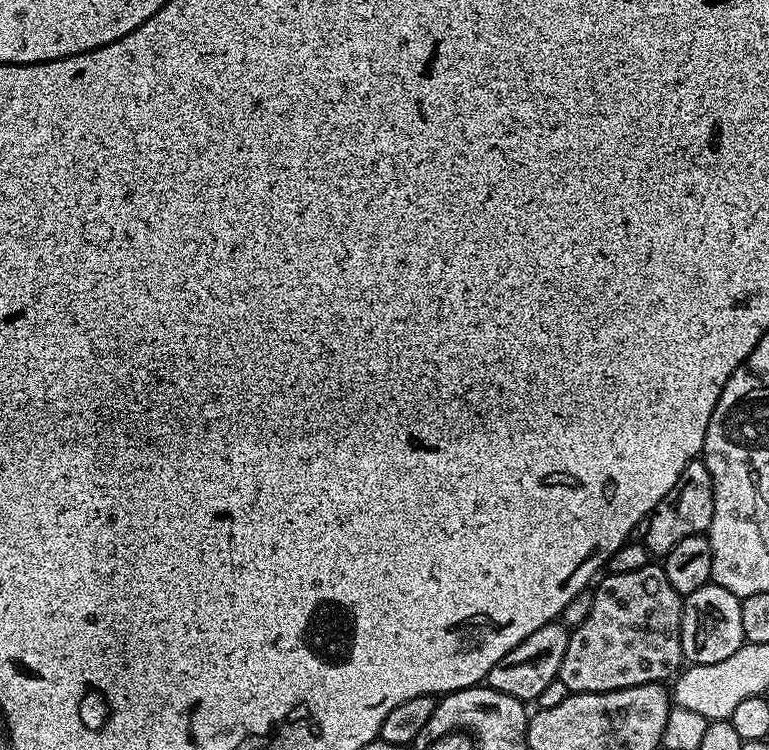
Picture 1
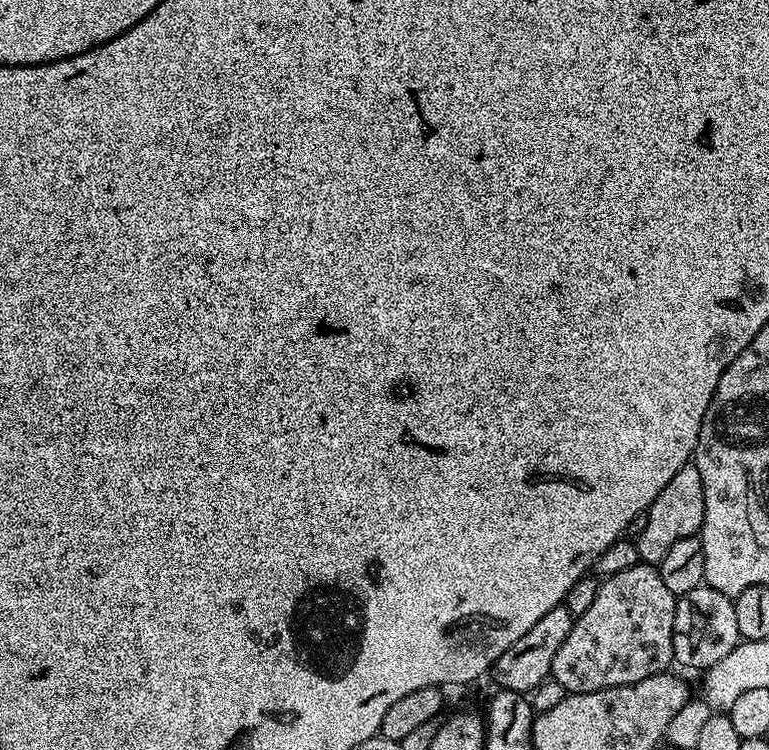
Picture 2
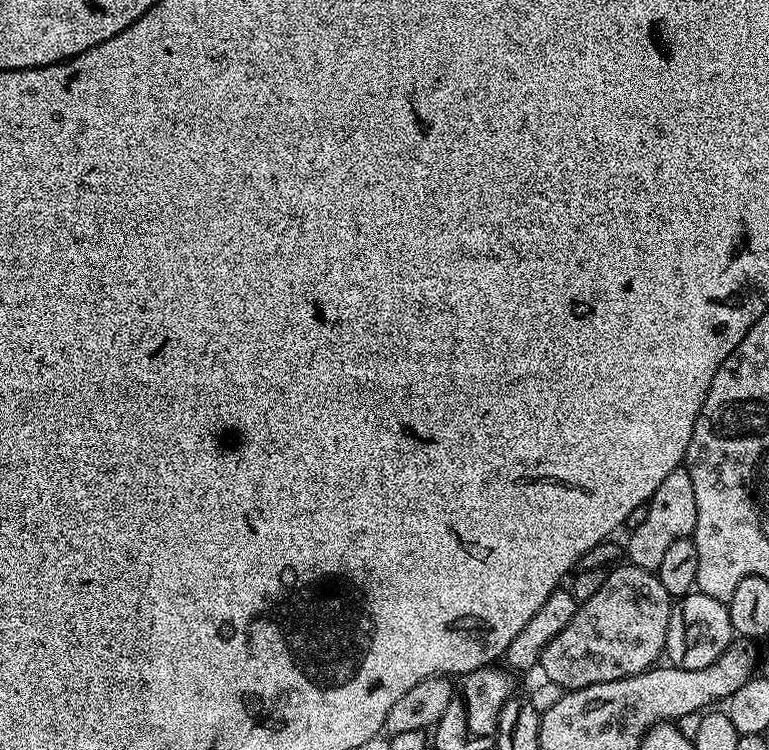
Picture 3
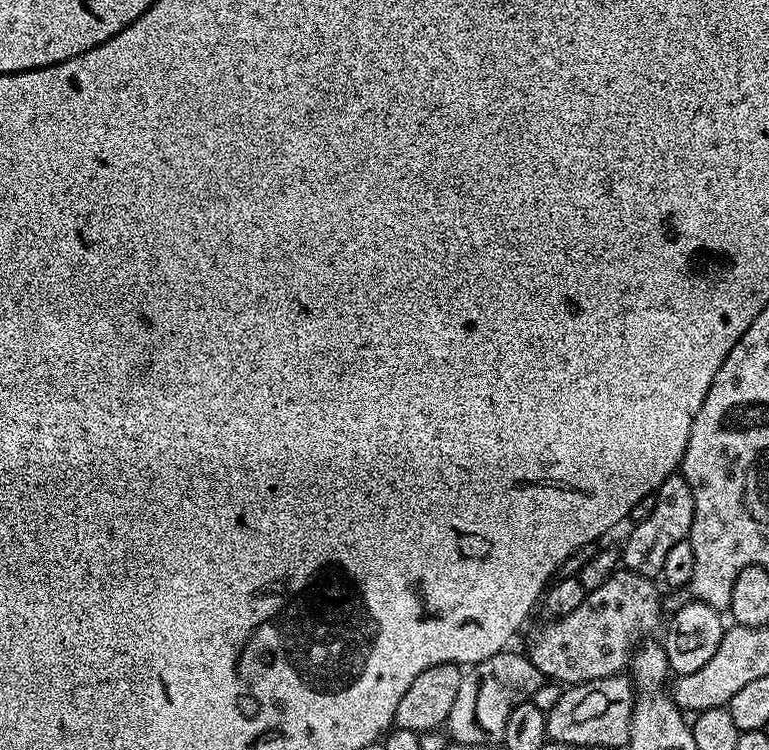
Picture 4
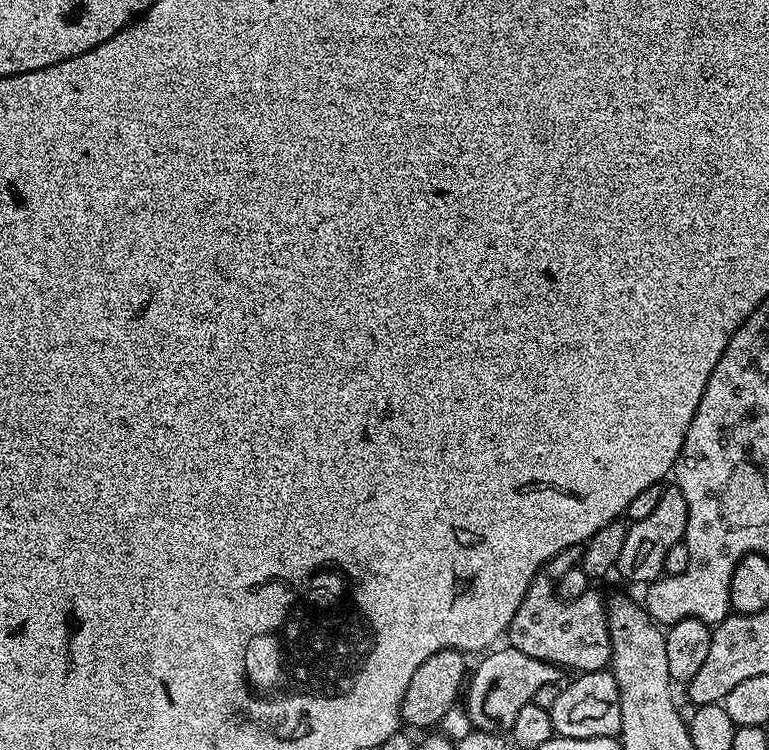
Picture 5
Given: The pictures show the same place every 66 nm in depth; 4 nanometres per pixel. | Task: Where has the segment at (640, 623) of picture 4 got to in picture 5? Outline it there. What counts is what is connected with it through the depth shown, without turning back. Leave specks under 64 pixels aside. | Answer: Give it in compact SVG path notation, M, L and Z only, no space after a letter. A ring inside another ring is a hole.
M570 544L566 550L554 554L543 566L543 569L537 572L536 576L530 582L526 594L522 598L522 606L514 614L506 633L506 640L511 647L516 648L522 654L530 654L530 658L538 658L542 661L548 661L551 664L559 666L561 669L569 668L572 674L582 672L602 672L611 665L611 638L610 630L607 626L607 607L605 597L600 597L596 590L590 590L573 600L562 600L556 593L554 578L566 574L566 570L579 565L583 547L579 544Z

